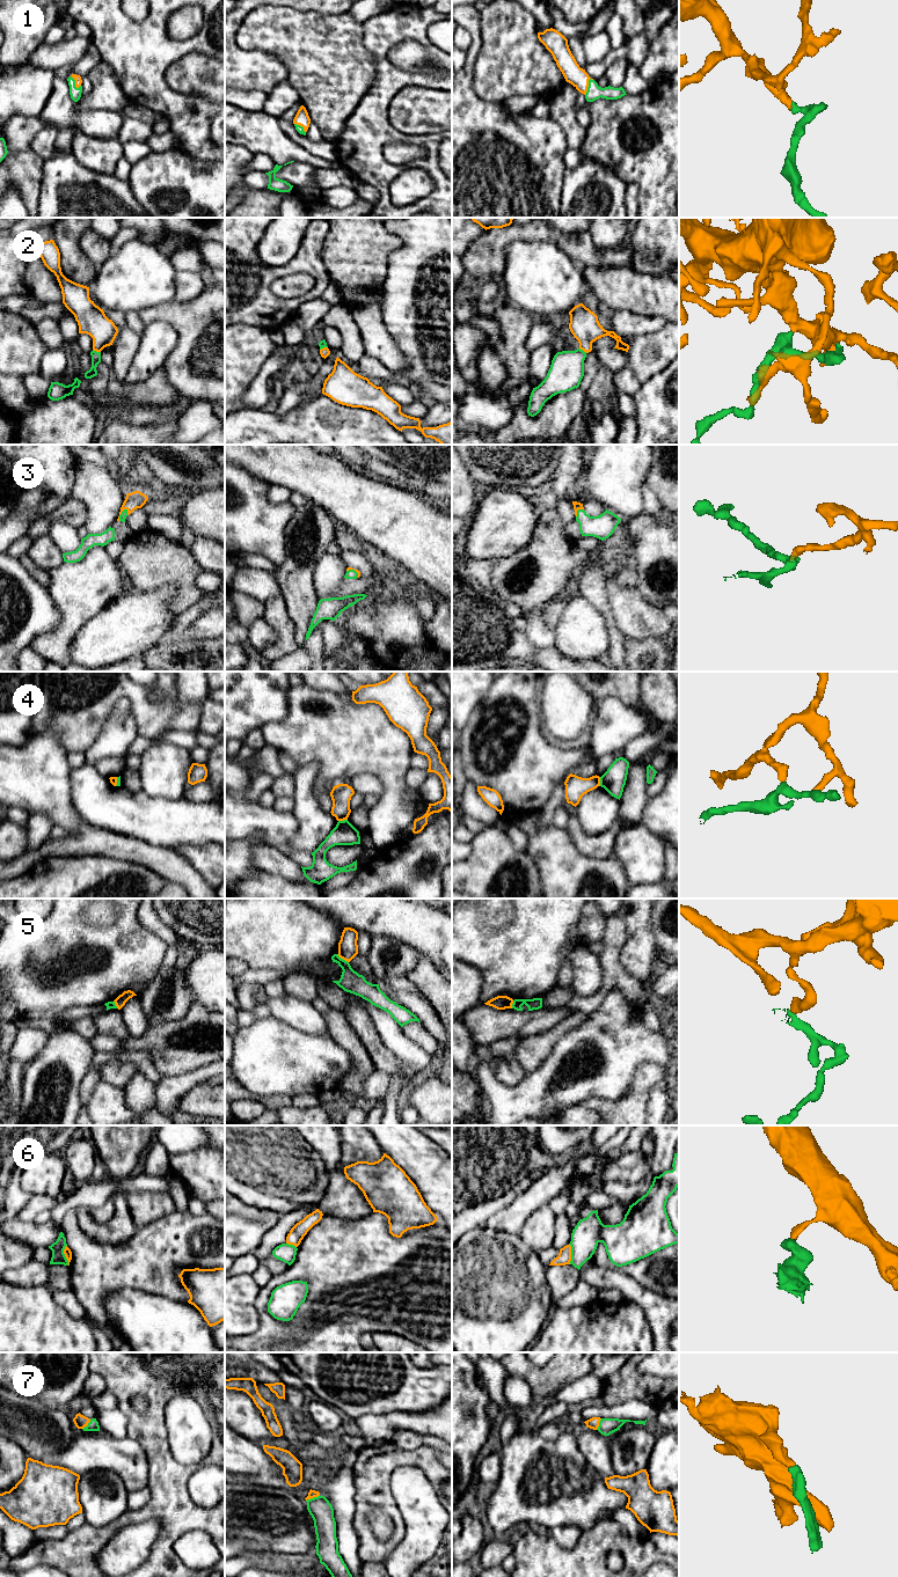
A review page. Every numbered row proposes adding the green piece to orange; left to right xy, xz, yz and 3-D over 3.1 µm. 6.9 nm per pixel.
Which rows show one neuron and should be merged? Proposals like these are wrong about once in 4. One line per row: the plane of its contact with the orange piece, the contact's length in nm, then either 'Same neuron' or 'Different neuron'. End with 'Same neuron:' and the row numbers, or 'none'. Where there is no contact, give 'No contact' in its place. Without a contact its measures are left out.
1: Touches orange in yz. Shared border 130 nm. Same neuron
2: Touches orange in xy. Shared border 60 nm. Same neuron
3: Touches orange in yz. Shared border 80 nm. Same neuron
4: Touches orange in xz. Shared border 70 nm. Different neuron
5: Touches orange in xz. Shared border 100 nm. Different neuron
6: Touches orange in yz. Shared border 140 nm. Different neuron
7: Touches orange in xz. Shared border 100 nm. Same neuron
Same neuron: 1, 2, 3, 7

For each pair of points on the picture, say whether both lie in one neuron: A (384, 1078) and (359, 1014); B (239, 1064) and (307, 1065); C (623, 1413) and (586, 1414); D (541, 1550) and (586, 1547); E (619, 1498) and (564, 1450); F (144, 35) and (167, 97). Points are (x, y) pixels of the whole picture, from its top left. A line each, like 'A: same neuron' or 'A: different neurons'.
A: different neurons
B: same neuron
C: same neuron
D: same neuron
E: same neuron
F: same neuron

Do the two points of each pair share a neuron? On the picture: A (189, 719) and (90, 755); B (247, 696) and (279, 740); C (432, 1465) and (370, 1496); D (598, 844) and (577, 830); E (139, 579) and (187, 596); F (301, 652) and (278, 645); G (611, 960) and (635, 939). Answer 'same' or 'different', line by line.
A: different
B: different
C: same
D: same
E: same
F: different
G: different

